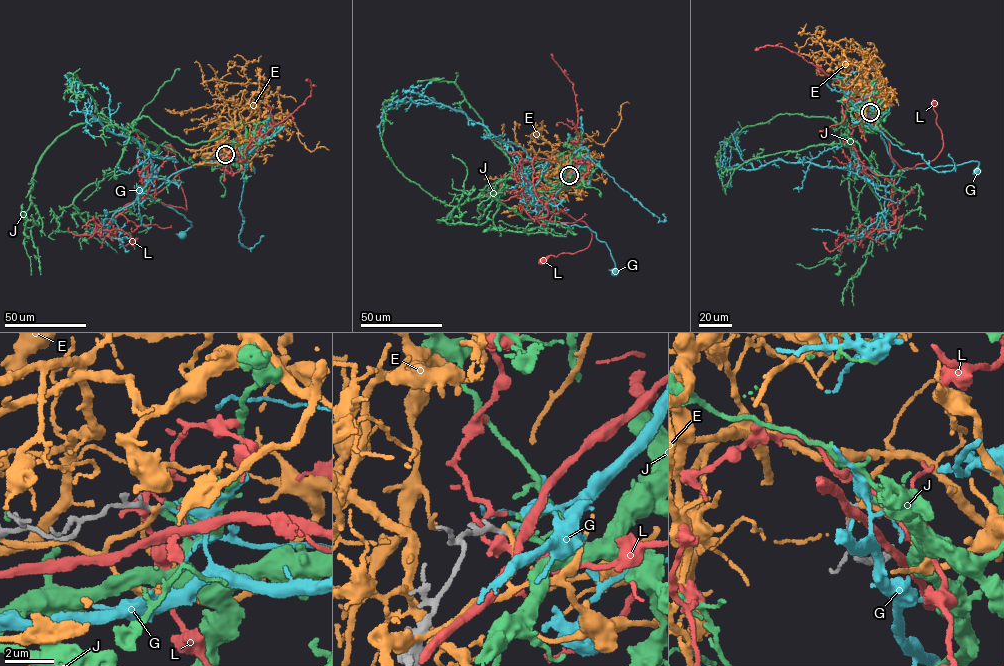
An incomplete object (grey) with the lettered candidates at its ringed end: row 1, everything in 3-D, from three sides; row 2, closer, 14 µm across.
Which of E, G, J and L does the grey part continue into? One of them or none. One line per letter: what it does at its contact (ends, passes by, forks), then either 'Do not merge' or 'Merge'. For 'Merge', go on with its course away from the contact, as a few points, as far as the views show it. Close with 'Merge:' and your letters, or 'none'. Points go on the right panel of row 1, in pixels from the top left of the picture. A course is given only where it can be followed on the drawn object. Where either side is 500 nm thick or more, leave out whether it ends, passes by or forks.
E: It ends there. Do not merge
G: It ends there. Do not merge
J: It ends there. Merge. Its course: (870, 112), (857, 78), (843, 124), (841, 117), (845, 111), (851, 137), (851, 204), (871, 238), (843, 305)
L: It passes by. Do not merge
Merge: J

